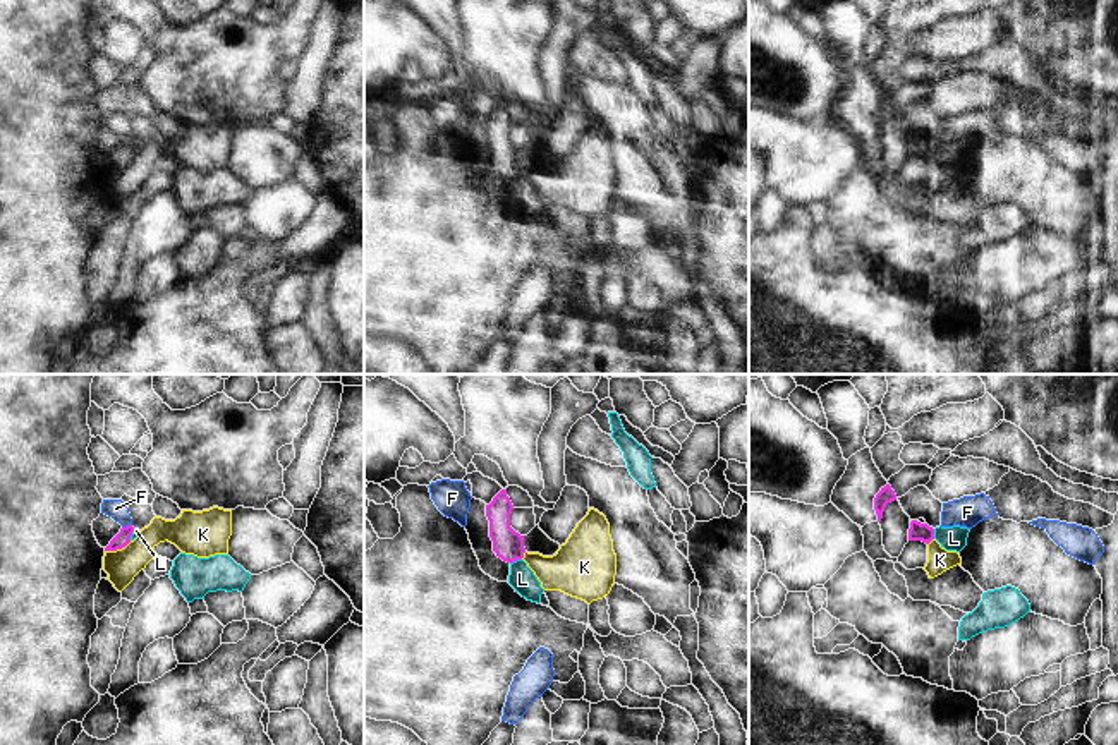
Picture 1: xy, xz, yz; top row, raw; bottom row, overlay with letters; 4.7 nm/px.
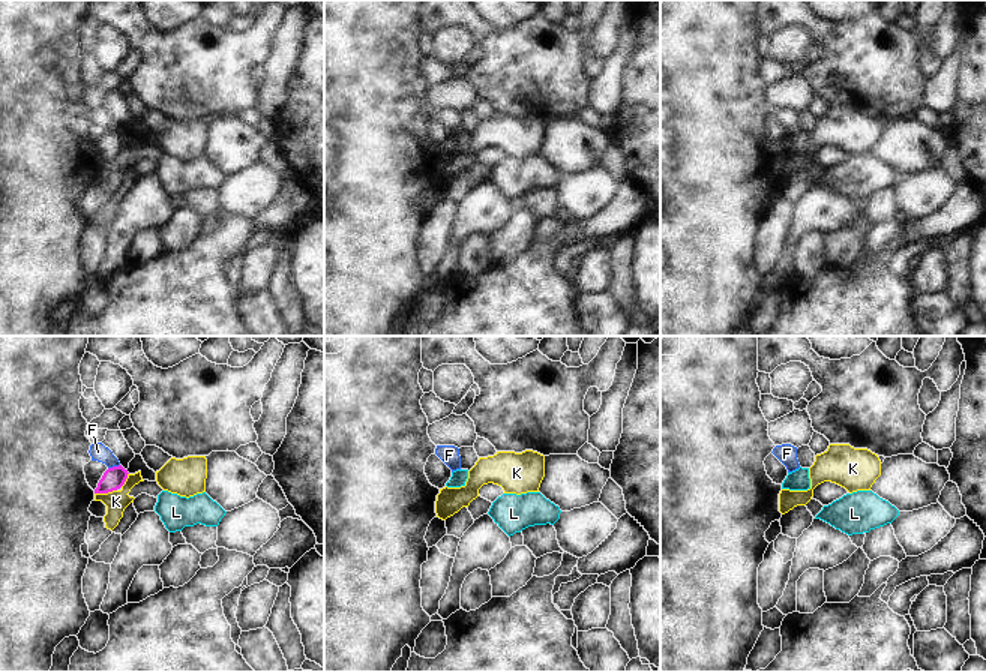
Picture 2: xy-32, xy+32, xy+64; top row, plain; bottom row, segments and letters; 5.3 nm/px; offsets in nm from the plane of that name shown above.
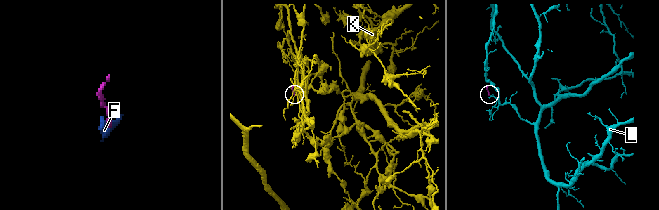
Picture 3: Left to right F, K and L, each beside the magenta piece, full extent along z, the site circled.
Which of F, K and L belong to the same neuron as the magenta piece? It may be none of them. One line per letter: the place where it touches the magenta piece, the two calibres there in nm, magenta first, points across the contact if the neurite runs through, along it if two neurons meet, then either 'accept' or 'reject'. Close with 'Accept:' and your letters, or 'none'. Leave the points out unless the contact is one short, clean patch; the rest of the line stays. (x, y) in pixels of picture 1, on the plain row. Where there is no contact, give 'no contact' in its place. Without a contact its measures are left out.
F: contact xy (127, 141); calibres 70 and 90 nm; border xy (131, 139), (122, 143); reject
K: contact xy (117, 163); calibres 70 and 160 nm; border xy (131, 157), (105, 167); reject
L: contact xz (516, 175); calibres 140 and 120 nm; border xz (521, 174), (510, 179); reject
Accept: none

